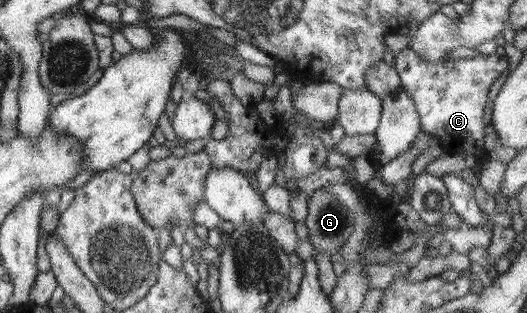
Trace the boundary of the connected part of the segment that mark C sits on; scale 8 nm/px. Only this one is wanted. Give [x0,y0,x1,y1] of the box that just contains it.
[394,48,509,171]

